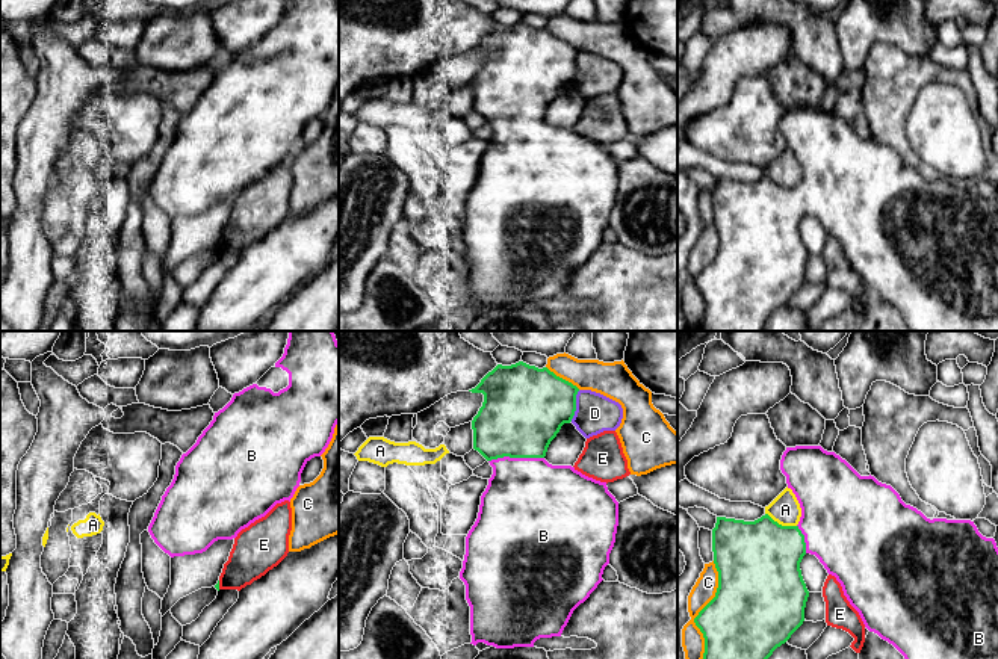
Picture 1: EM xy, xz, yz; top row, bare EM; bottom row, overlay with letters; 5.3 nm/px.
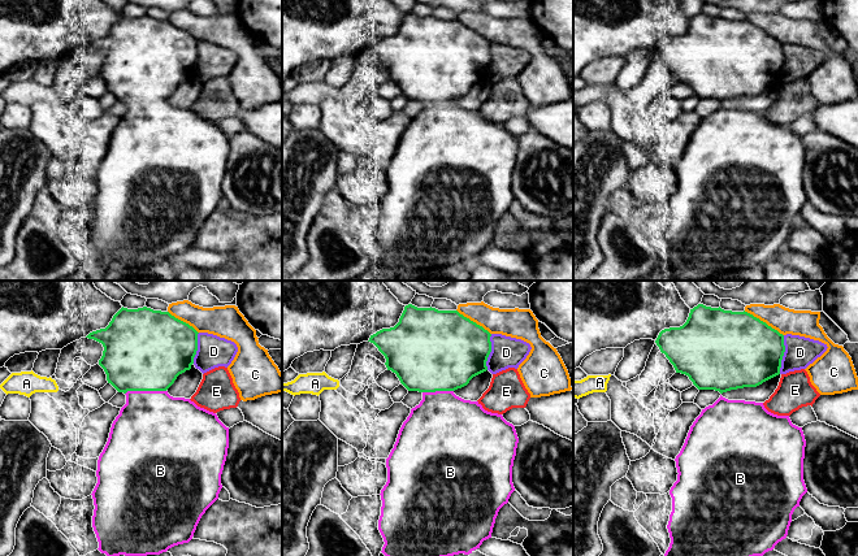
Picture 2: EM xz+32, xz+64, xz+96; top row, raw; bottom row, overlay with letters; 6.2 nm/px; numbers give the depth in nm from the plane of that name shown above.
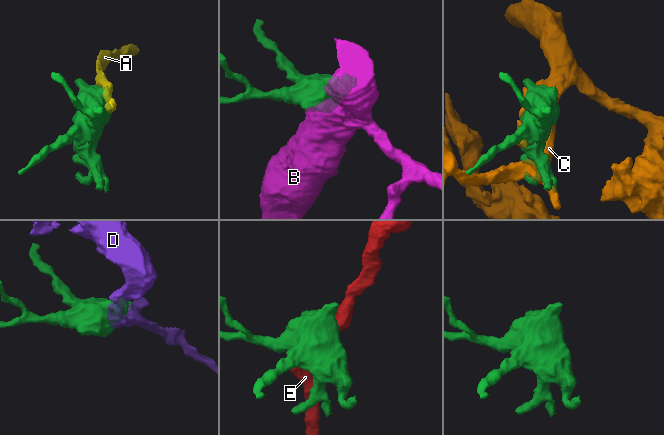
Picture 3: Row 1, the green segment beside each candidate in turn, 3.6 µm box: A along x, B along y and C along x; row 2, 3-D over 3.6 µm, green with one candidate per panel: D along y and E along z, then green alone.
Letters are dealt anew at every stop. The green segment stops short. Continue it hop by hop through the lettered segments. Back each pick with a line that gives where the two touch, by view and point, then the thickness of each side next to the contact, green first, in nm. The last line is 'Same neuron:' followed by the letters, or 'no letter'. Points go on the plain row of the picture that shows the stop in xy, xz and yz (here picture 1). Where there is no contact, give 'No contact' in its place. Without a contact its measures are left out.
B: Touches green at xz (516, 118). Thickness 440 nm (green) against 480 nm
Same neuron: B

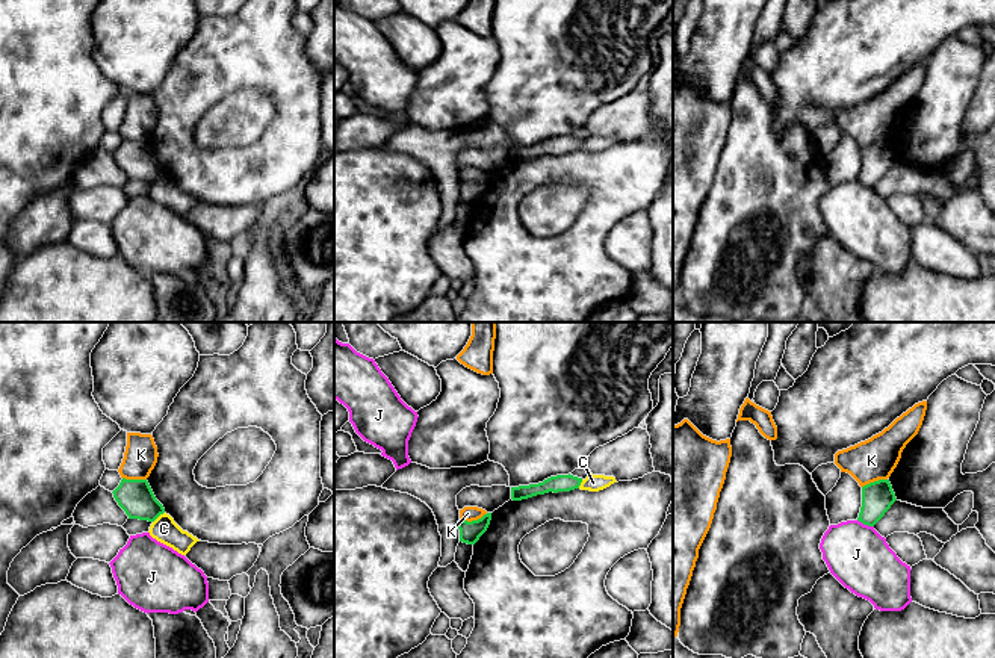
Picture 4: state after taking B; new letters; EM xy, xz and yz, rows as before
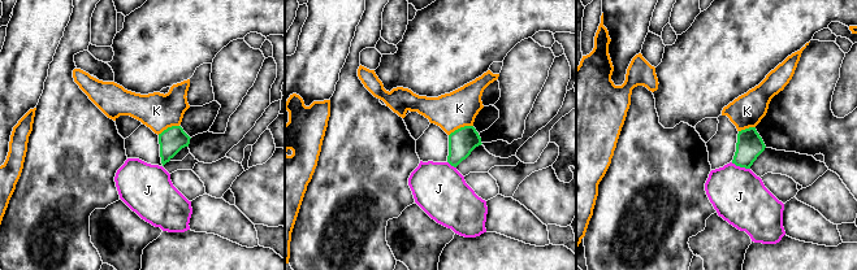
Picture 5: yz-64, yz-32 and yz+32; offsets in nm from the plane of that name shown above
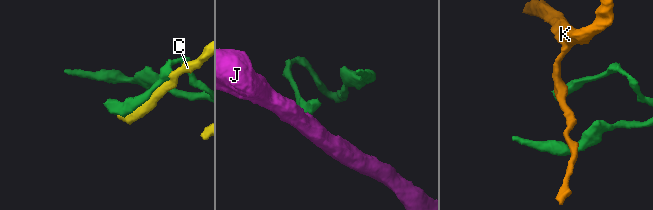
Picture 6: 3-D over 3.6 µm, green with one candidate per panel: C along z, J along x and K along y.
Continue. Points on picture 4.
Same neuron: no letter

